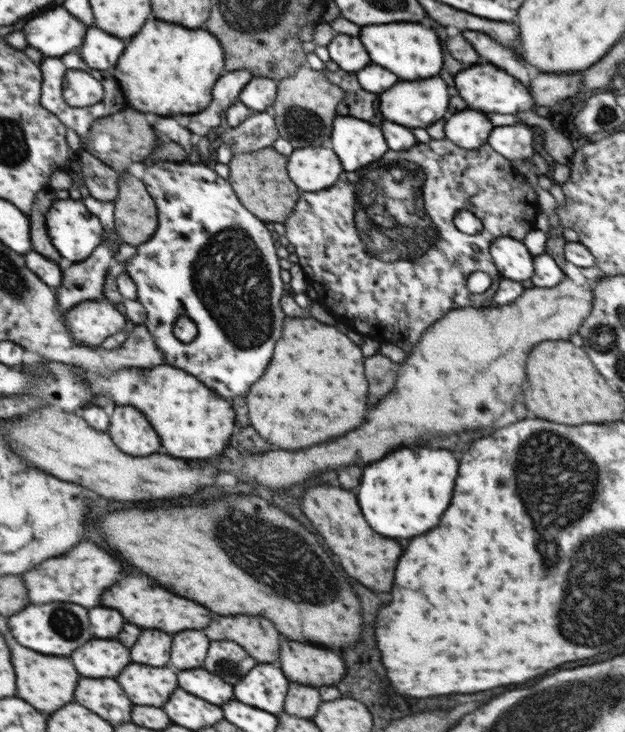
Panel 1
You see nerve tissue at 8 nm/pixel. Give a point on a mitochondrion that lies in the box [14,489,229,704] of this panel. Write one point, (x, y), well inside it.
(64, 622)

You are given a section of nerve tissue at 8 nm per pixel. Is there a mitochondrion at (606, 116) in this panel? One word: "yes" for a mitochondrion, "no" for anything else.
yes

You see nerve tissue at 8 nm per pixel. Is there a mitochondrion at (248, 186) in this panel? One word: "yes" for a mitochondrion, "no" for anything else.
no

